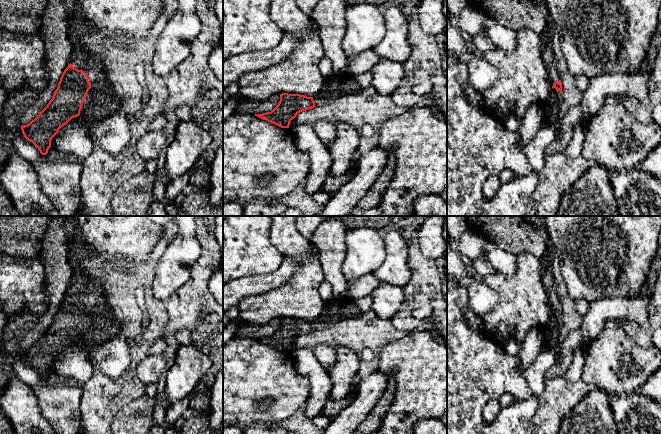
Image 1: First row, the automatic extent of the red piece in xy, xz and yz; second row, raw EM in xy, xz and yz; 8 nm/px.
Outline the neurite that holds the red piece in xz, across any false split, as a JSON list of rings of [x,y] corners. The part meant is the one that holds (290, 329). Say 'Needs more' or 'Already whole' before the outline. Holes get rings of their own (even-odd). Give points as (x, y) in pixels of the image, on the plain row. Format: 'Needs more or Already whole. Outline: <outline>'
Needs more. Outline: [[[346,296],[328,301],[321,314],[313,321],[300,318],[280,318],[278,329],[271,335],[255,340],[281,352],[289,352],[290,346],[302,335],[333,326],[335,323],[361,314],[354,301]]]

